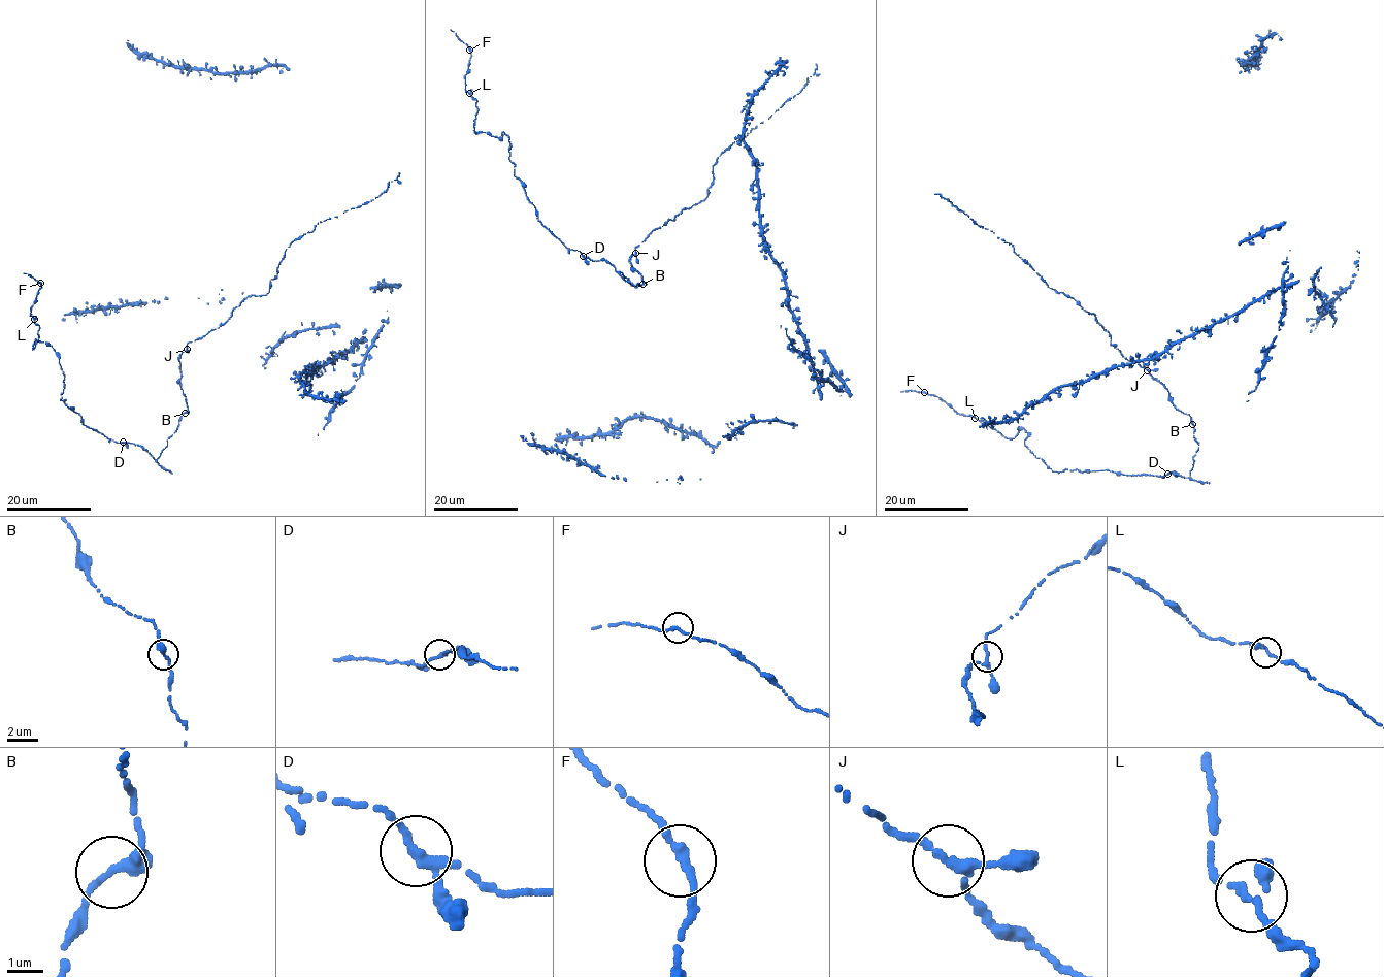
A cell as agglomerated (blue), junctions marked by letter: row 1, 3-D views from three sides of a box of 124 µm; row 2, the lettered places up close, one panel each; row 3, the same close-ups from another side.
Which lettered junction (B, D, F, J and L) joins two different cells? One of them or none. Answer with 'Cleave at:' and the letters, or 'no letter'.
Cleave at: no letter

